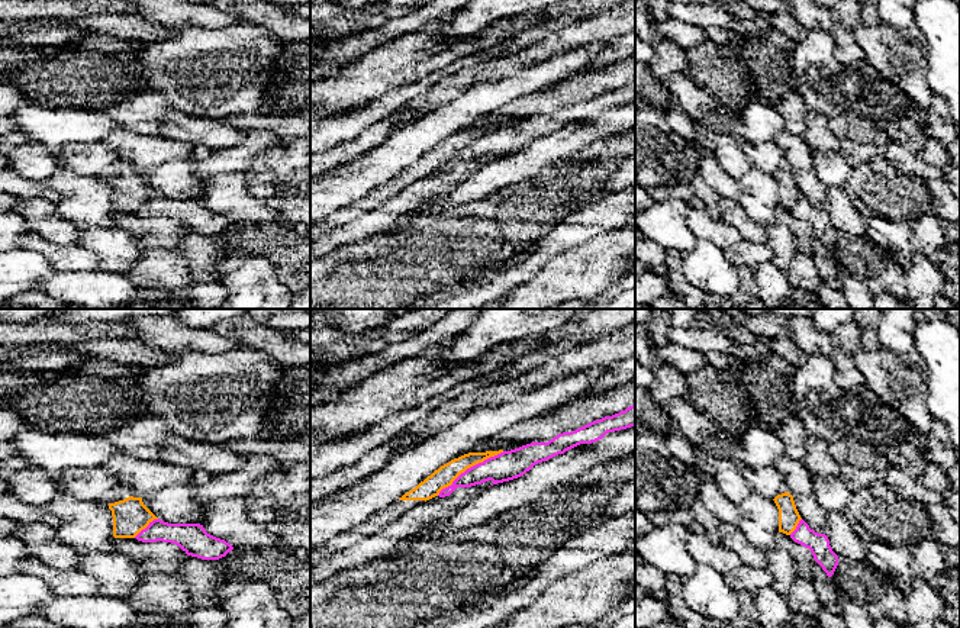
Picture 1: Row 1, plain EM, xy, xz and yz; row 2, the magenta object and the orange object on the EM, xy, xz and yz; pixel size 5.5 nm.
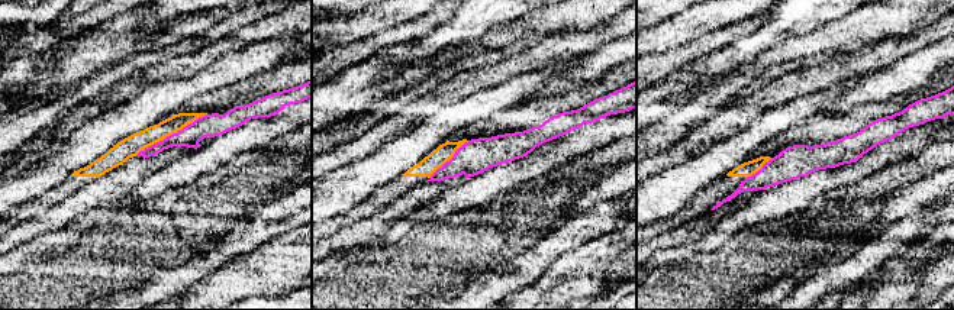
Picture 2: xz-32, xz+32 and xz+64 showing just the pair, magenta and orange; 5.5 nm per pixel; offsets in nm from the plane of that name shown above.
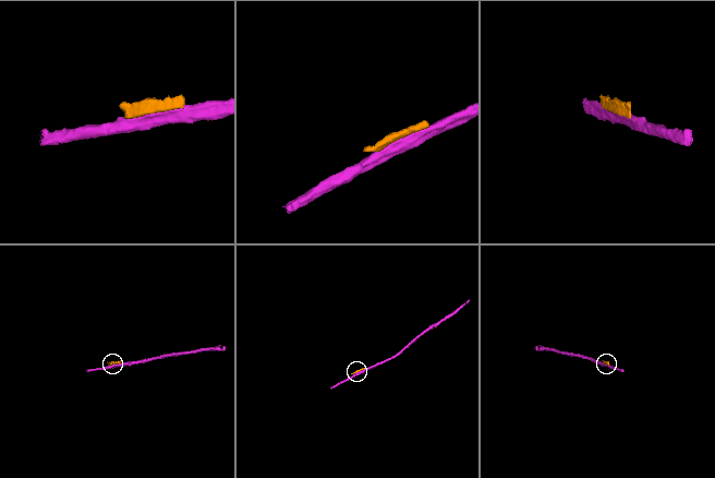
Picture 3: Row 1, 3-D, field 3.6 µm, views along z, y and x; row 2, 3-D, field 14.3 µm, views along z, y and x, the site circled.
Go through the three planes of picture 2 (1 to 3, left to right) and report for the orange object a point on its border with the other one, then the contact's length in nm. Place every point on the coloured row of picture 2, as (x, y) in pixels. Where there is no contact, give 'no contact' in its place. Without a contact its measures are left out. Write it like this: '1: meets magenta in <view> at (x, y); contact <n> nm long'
1: meets magenta in xz-32 at (173, 133); contact 460 nm long
2: meets magenta in xz+32 at (450, 160); contact 300 nm long
3: meets magenta in xz+64 at (760, 170); contact 190 nm long

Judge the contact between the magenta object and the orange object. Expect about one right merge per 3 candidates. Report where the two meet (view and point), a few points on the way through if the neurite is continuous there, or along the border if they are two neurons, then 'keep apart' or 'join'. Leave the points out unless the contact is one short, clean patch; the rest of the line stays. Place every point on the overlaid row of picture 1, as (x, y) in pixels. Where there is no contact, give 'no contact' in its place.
meets magenta in xz at (470, 467); keep apart

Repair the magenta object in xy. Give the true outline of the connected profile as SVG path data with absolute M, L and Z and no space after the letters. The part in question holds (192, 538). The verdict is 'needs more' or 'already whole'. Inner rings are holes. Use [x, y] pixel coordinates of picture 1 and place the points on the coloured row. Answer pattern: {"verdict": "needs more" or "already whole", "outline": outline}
{"verdict": "already whole", "outline": "M154 519L135 538L142 542L171 542L187 555L202 560L219 560L233 550L225 540L207 534L200 524L168 524Z"}

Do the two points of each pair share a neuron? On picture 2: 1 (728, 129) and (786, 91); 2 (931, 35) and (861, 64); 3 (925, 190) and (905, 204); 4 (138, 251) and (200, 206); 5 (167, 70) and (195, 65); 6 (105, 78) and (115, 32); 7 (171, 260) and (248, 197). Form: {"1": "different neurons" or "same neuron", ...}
{"1": "same neuron", "2": "same neuron", "3": "same neuron", "4": "same neuron", "5": "same neuron", "6": "different neurons", "7": "same neuron"}

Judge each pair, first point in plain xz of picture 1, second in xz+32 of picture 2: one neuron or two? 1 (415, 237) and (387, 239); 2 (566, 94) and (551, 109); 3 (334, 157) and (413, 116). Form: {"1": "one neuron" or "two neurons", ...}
{"1": "two neurons", "2": "one neuron", "3": "one neuron"}

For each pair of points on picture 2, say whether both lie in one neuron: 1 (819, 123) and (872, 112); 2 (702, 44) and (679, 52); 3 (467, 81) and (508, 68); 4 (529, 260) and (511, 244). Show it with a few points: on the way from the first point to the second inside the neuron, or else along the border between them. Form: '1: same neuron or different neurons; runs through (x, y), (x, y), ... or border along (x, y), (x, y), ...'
1: same neuron; runs through (832, 123), (851, 123), (859, 118)
2: same neuron; runs through (696, 48), (685, 52)
3: same neuron; runs through (477, 78), (498, 74)
4: different neurons; border along (547, 229), (528, 249), (492, 268)

